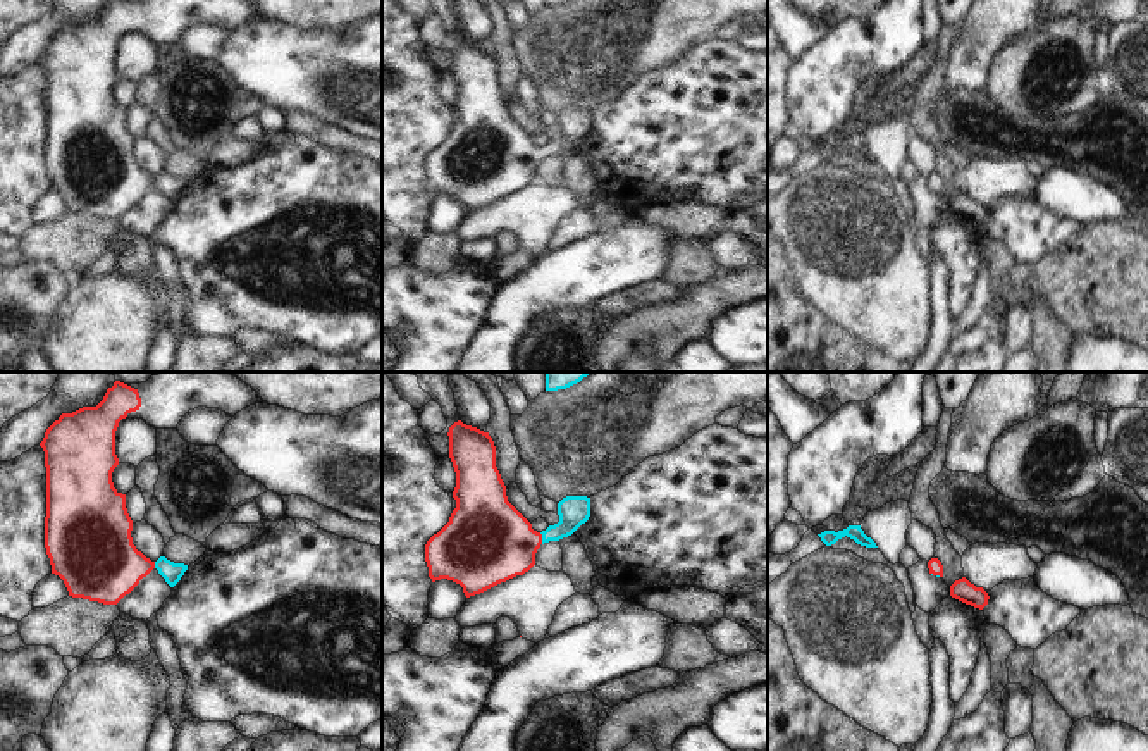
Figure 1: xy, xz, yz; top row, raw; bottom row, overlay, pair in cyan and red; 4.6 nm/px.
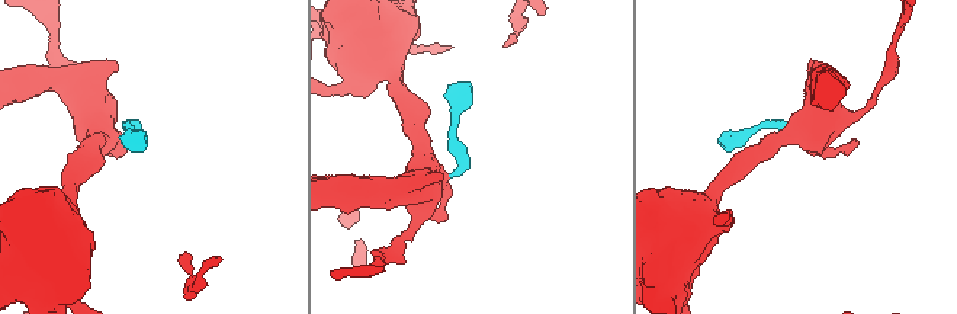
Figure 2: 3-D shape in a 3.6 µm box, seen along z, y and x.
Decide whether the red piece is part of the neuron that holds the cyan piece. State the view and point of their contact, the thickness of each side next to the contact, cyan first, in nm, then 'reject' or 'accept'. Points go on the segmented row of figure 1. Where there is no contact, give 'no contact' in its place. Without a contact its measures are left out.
xz (543, 538) | 140/400 nm | accept

